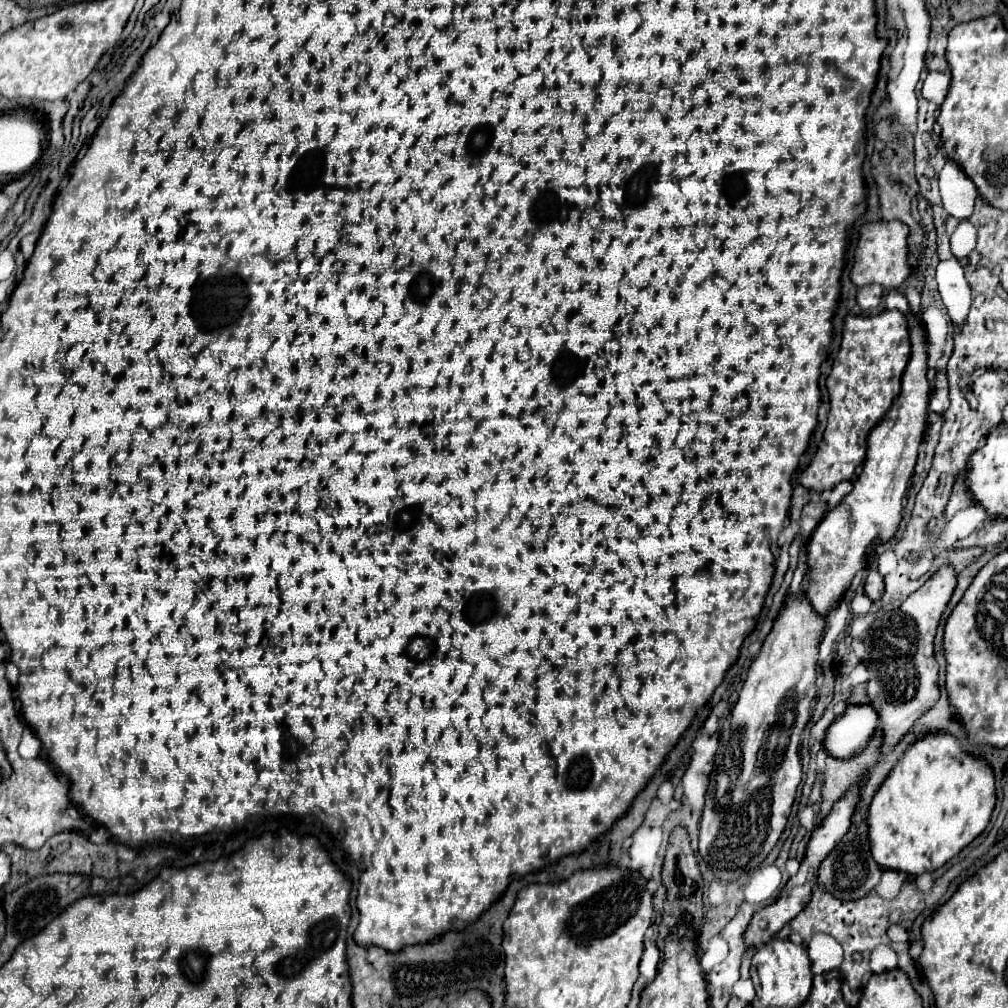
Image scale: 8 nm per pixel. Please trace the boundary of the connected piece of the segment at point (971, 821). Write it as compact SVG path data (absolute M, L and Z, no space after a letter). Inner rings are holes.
M948 733L929 734L905 752L869 806L869 842L873 846L873 858L881 868L899 870L911 878L921 876L923 872L933 872L985 830L991 820L995 800L995 774L987 760L965 754L960 741Z

